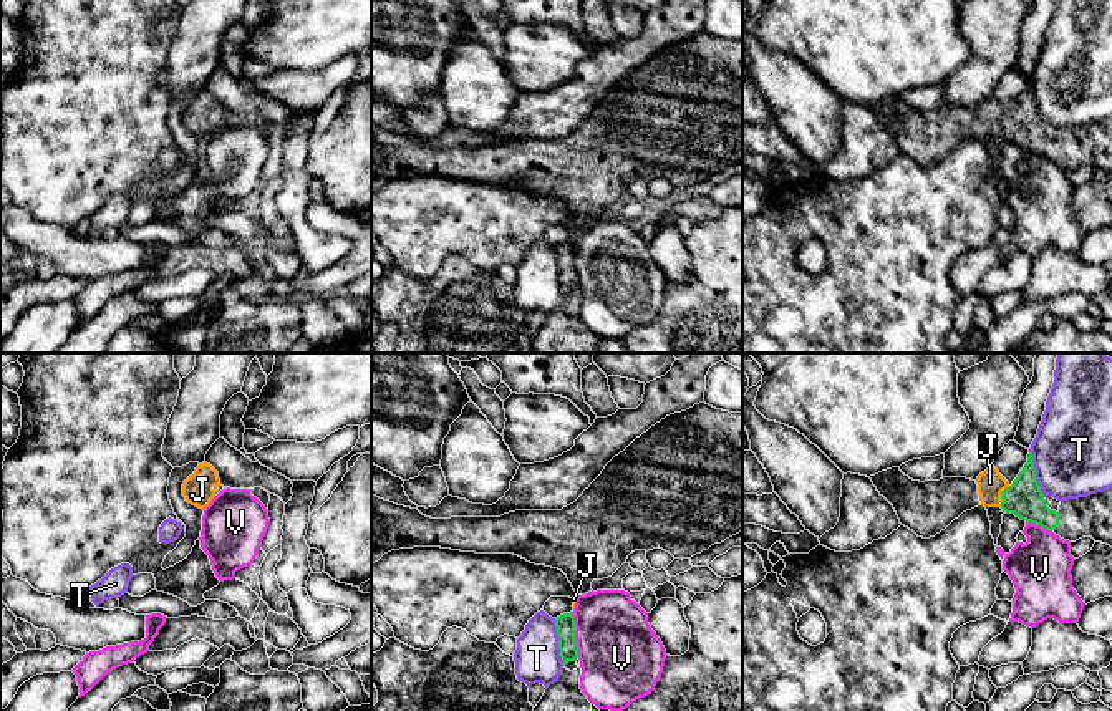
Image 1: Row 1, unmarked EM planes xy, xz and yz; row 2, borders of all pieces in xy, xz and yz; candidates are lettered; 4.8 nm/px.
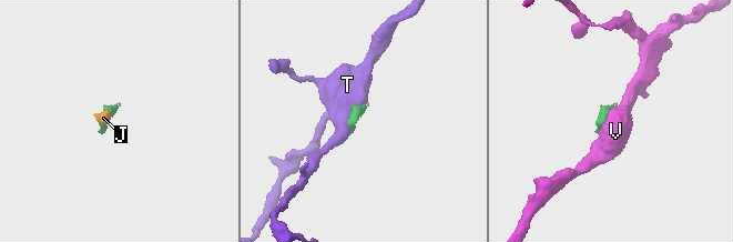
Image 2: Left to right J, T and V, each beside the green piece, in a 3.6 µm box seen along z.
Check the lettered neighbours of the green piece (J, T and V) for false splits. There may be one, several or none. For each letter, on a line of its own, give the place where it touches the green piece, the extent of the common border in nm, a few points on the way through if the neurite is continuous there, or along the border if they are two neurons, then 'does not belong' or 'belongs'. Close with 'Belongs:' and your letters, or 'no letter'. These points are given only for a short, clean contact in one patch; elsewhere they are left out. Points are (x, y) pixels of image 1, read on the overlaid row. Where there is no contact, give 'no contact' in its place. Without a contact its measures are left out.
J: contact yz (1001, 496); length 120 nm; way yz (1024, 499), (1001, 496), (990, 483); belongs
T: contact xz (559, 642); length 240 nm; does not belong
V: contact xz (574, 635); length 220 nm; does not belong
Belongs: J

